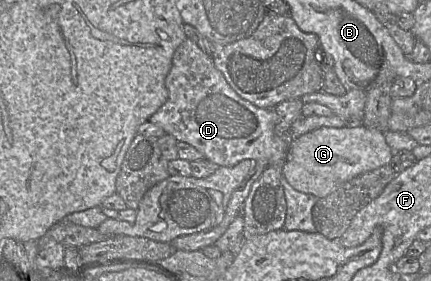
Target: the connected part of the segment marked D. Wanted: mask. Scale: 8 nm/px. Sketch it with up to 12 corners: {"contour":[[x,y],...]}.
{"contour":[[186,38],[149,120],[204,158],[283,167],[294,140]]}

